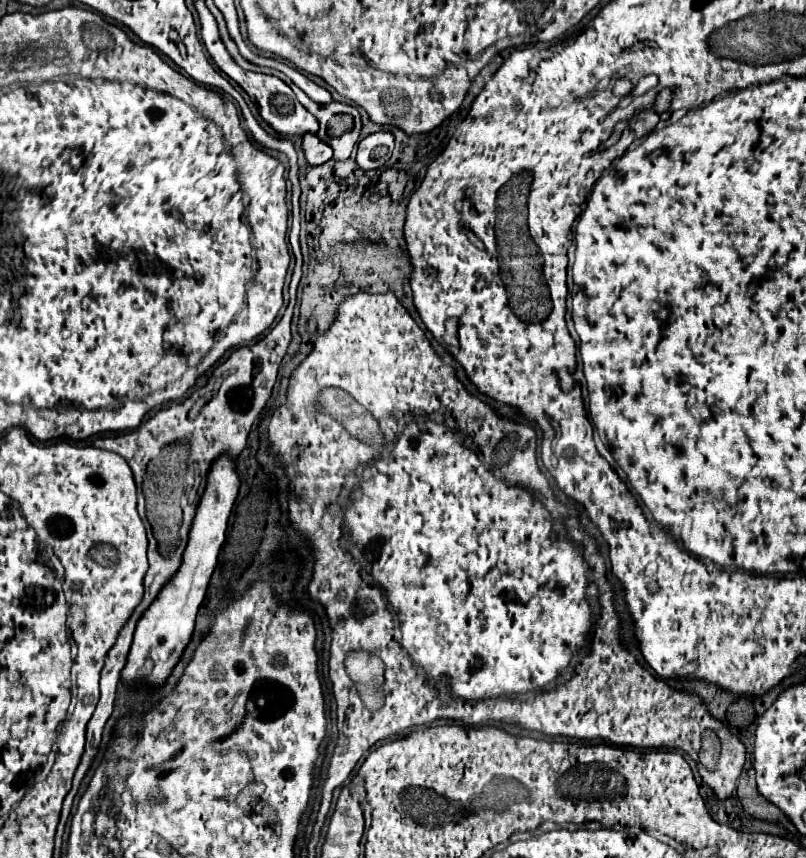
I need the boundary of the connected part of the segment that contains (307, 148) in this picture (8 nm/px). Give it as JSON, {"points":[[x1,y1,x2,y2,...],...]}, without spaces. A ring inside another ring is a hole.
{"points":[[310,133,302,137,302,151,304,151,306,163,310,167,318,167,318,165,326,163,328,159,332,159,330,145,326,145,324,141,316,139,316,135,310,135]]}

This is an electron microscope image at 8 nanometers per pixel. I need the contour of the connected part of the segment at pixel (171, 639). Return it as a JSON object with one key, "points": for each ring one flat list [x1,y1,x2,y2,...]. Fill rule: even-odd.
{"points":[[220,455,220,459,216,459,216,463,212,463,208,471,208,483,196,507,192,527,188,531,188,543,182,553,182,563,174,573,174,577,170,577,166,587,160,589,160,593,156,595,156,599,144,611,144,615,136,625,128,663,122,671,122,679,128,685,136,679,146,679,148,685,160,687,170,675,170,671,174,669,174,665,178,663,182,651,186,649,190,635,194,631,194,619,196,619,198,607,204,599,210,575,218,563,220,547,226,539,228,517,236,501,238,489,240,489,240,475,238,475,236,461,228,455]]}

